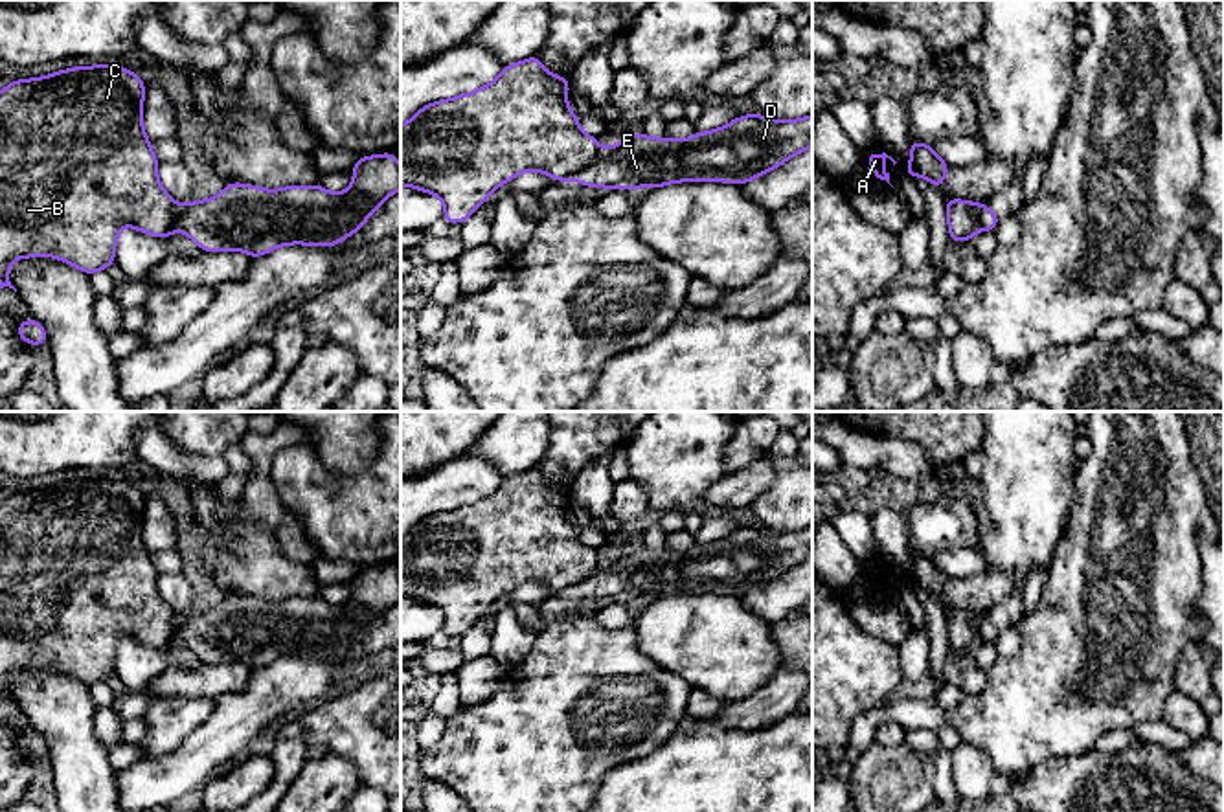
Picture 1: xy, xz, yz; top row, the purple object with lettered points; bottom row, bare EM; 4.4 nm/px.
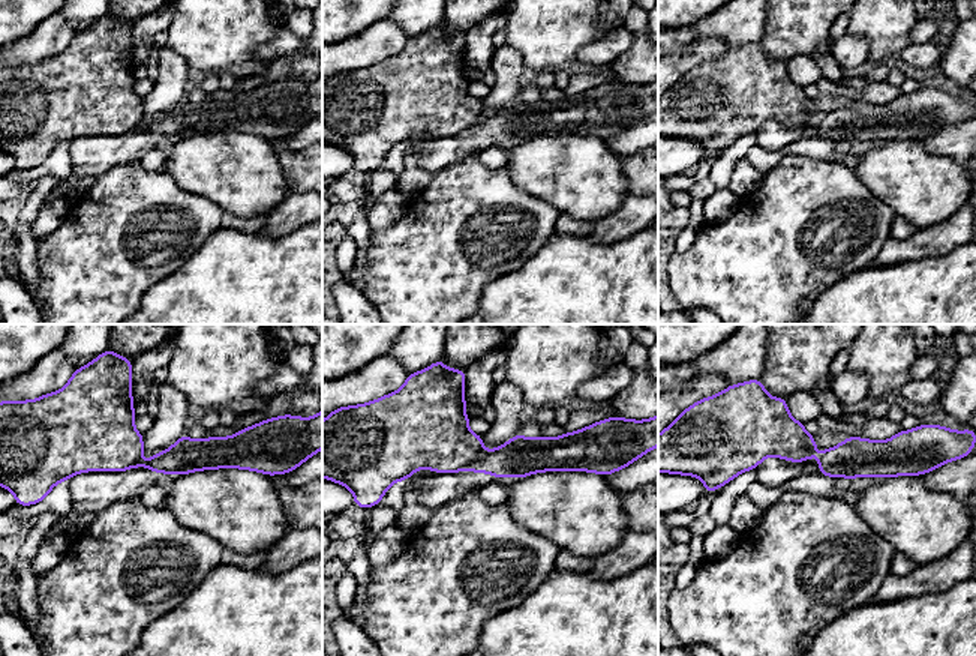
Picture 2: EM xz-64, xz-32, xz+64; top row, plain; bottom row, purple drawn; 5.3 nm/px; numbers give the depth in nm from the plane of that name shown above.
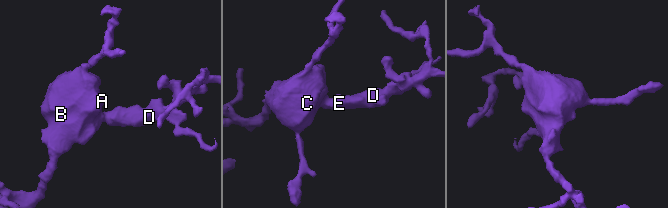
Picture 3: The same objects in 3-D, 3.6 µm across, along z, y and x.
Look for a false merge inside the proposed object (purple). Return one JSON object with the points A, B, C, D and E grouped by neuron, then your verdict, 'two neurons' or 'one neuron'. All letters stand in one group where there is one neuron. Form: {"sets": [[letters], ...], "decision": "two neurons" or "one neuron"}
{"sets": [["A", "B", "C"], ["D", "E"]], "decision": "two neurons"}

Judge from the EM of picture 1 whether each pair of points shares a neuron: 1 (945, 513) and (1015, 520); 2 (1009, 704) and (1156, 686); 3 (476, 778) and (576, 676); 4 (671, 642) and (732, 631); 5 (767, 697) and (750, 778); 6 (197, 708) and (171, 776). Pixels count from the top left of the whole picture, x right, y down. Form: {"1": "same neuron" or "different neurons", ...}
{"1": "different neurons", "2": "same neuron", "3": "same neuron", "4": "same neuron", "5": "different neurons", "6": "different neurons"}

